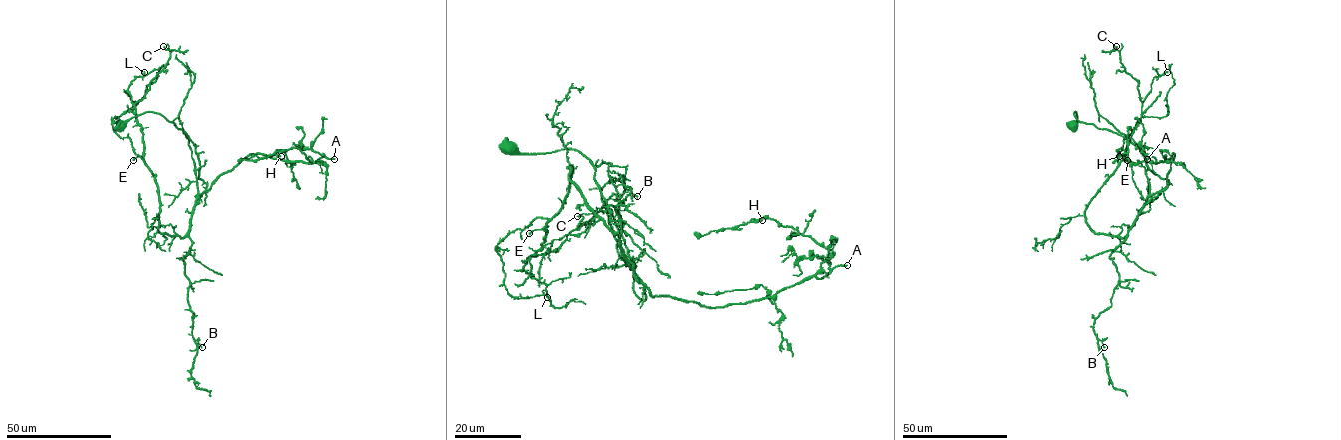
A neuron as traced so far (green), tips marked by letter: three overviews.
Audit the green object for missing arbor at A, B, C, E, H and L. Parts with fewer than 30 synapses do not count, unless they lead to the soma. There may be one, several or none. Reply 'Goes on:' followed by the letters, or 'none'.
Goes on: A

